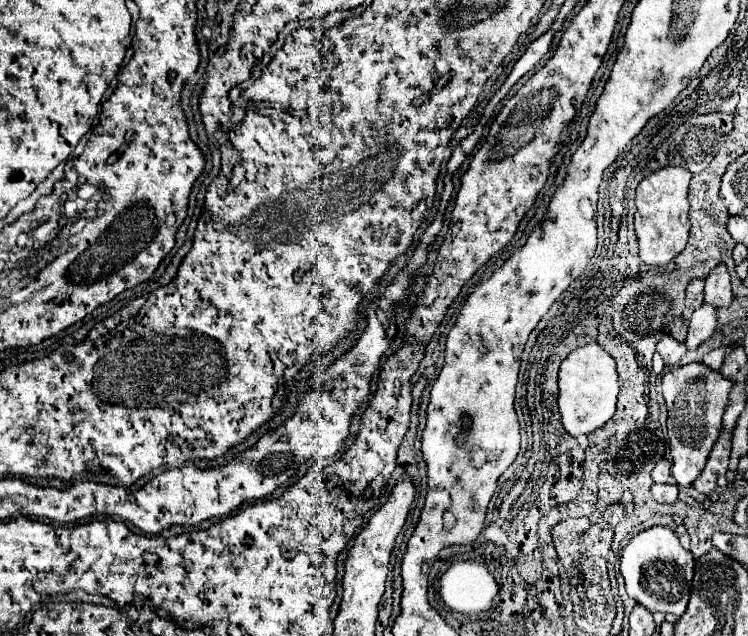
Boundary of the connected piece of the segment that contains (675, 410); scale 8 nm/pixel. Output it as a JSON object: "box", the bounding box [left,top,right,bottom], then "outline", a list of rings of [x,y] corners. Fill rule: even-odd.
{"box":[662,362,732,486],"outline":[[[702,362],[676,366],[662,376],[662,394],[668,406],[668,440],[672,454],[672,478],[680,486],[690,486],[702,472],[708,454],[722,432],[722,416],[728,406],[732,380]]]}

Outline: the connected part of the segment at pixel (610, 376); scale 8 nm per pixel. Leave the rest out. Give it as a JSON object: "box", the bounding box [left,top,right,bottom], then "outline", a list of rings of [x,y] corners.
{"box":[558,342,618,436],"outline":[[[596,342],[572,352],[558,372],[558,408],[562,416],[562,426],[568,434],[580,436],[590,434],[602,424],[606,424],[616,412],[618,396],[618,374],[614,358],[604,352]]]}

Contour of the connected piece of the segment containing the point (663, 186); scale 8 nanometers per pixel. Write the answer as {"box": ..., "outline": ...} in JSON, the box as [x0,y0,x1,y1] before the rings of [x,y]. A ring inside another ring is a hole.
{"box":[634,166,692,266],"outline":[[[666,166],[648,174],[636,188],[636,214],[634,228],[640,244],[640,260],[652,266],[666,266],[674,256],[678,256],[688,242],[688,182],[692,174],[684,168]]]}

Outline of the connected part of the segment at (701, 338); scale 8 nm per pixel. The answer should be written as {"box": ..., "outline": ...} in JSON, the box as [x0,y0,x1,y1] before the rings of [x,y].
{"box":[686,304,716,350],"outline":[[[702,304],[690,318],[690,330],[686,336],[686,348],[696,350],[702,342],[706,342],[716,330],[716,308],[710,304]]]}

